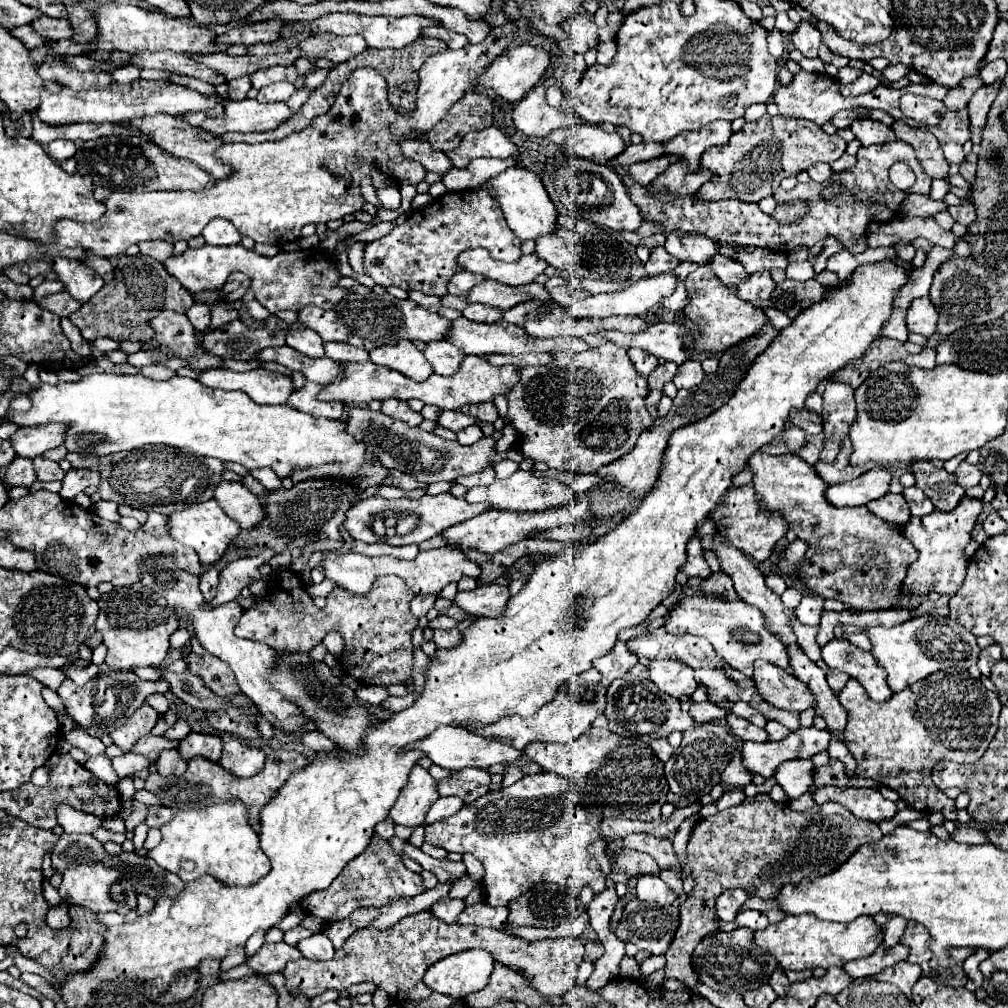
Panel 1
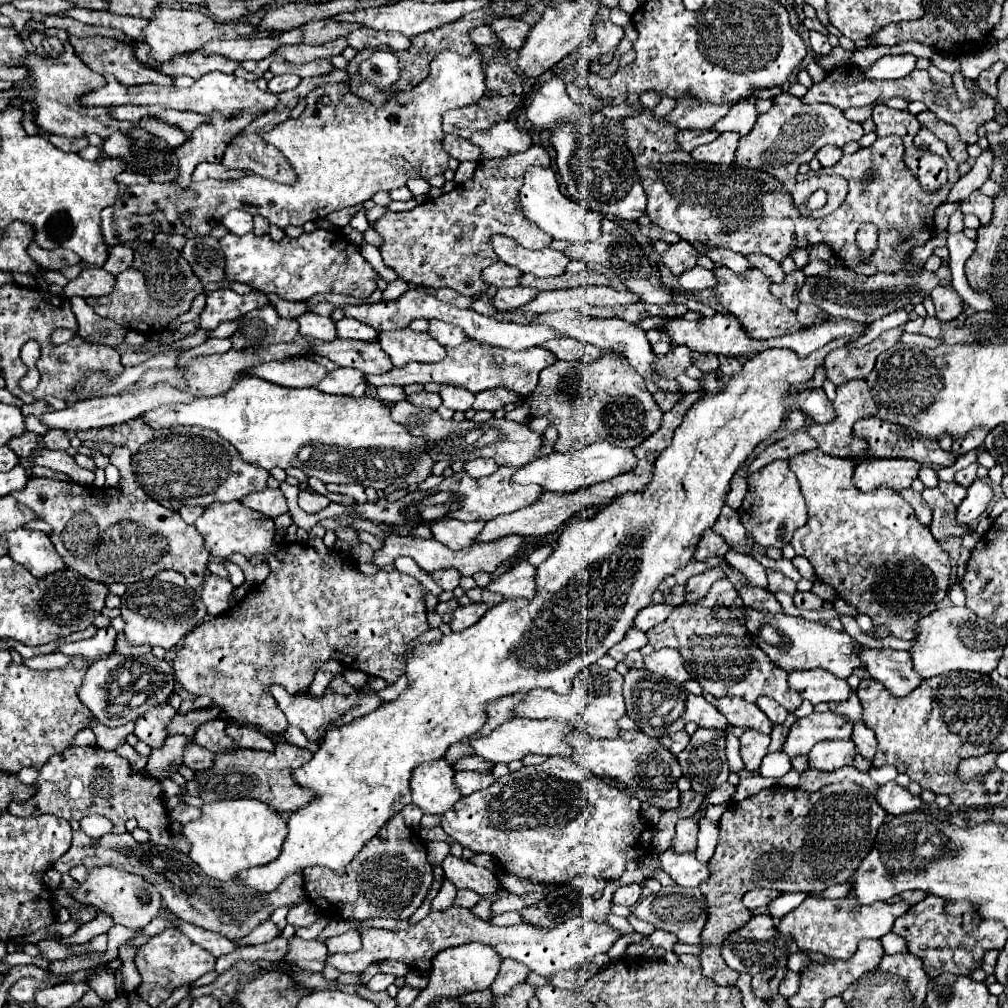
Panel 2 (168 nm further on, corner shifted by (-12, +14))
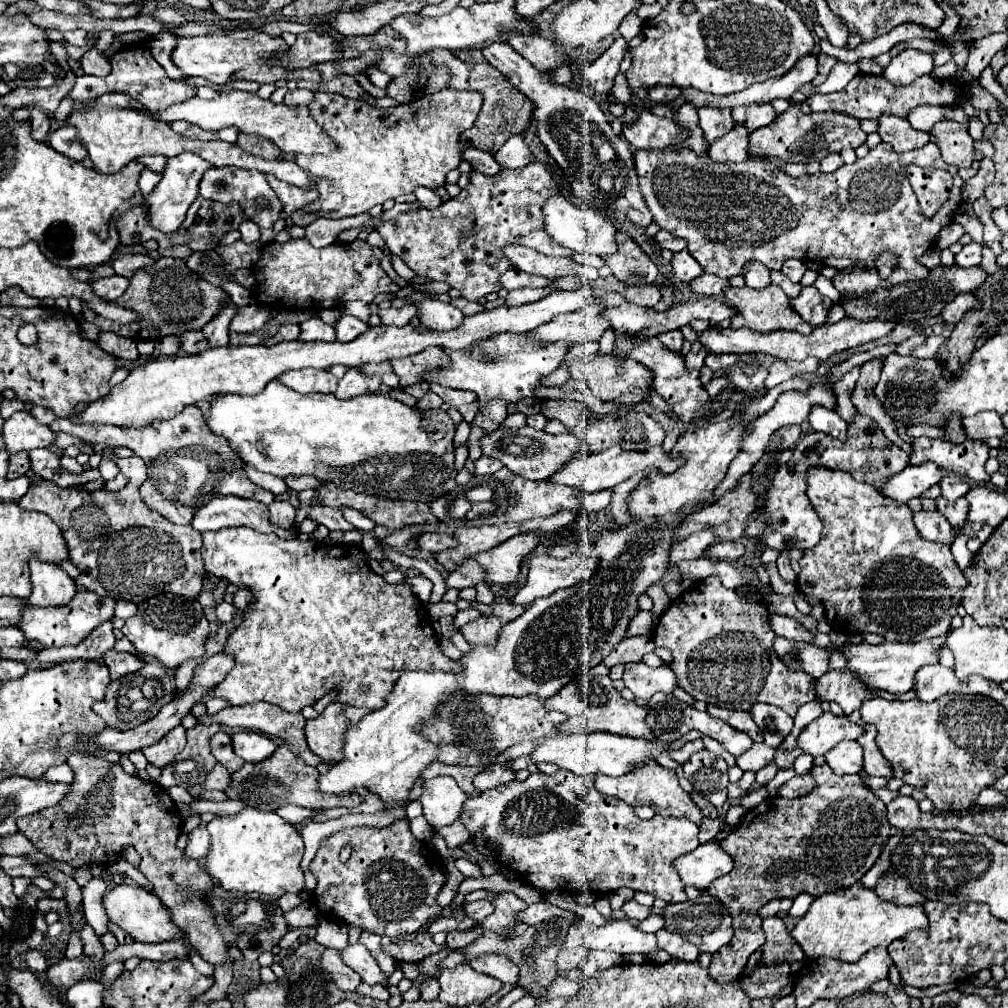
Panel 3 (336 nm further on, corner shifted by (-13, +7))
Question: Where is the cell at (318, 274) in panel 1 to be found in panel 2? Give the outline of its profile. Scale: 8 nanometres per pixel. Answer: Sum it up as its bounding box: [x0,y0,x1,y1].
[219,228,377,300]

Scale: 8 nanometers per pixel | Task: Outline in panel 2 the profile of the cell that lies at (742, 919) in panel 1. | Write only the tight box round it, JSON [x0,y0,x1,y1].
[767,892,807,918]

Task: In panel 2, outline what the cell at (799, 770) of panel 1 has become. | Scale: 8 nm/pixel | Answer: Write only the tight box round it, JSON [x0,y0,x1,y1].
[809,740,855,772]

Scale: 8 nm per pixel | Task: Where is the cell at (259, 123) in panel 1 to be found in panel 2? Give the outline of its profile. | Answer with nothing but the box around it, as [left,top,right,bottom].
[175,114,261,188]

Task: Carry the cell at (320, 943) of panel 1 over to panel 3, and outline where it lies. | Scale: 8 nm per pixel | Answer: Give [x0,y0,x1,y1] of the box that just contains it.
[342,943,388,985]

